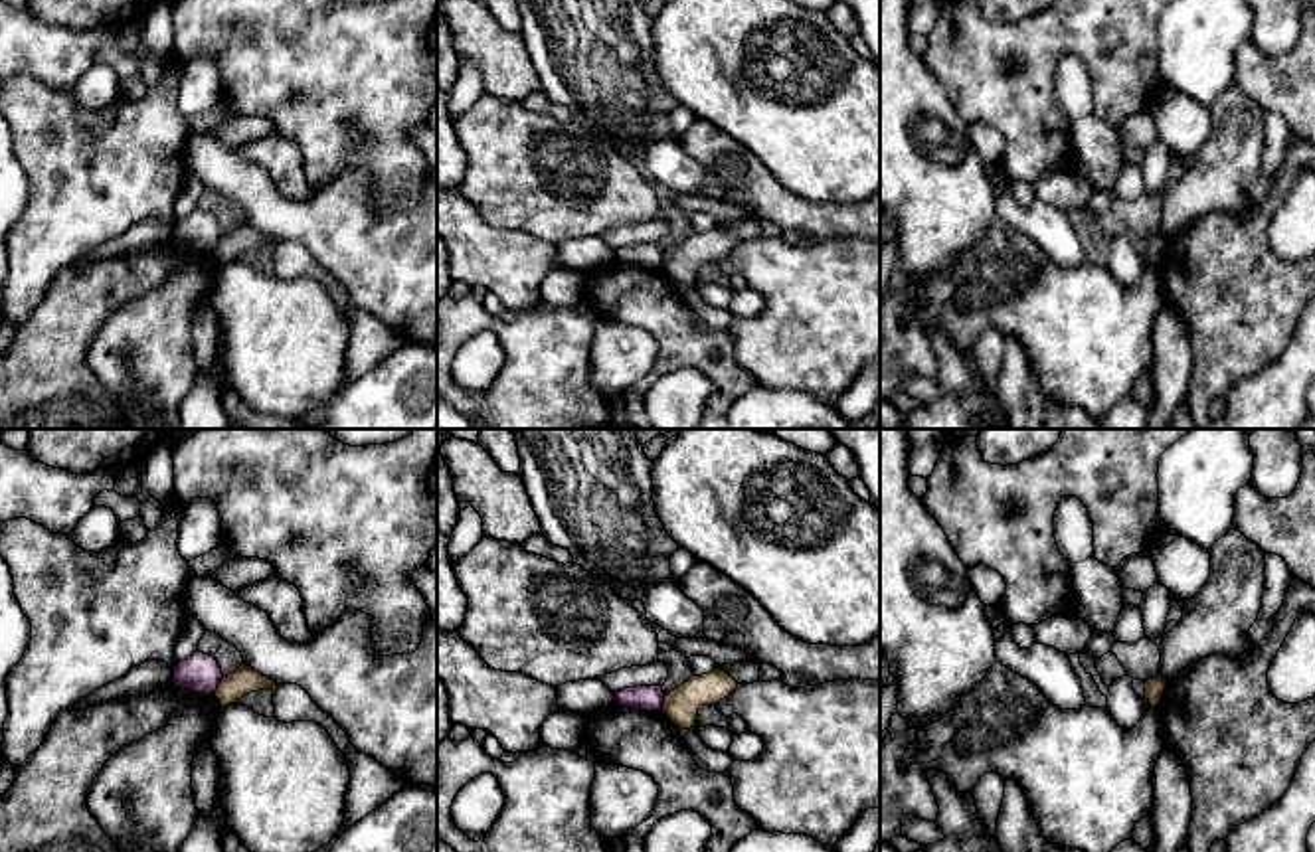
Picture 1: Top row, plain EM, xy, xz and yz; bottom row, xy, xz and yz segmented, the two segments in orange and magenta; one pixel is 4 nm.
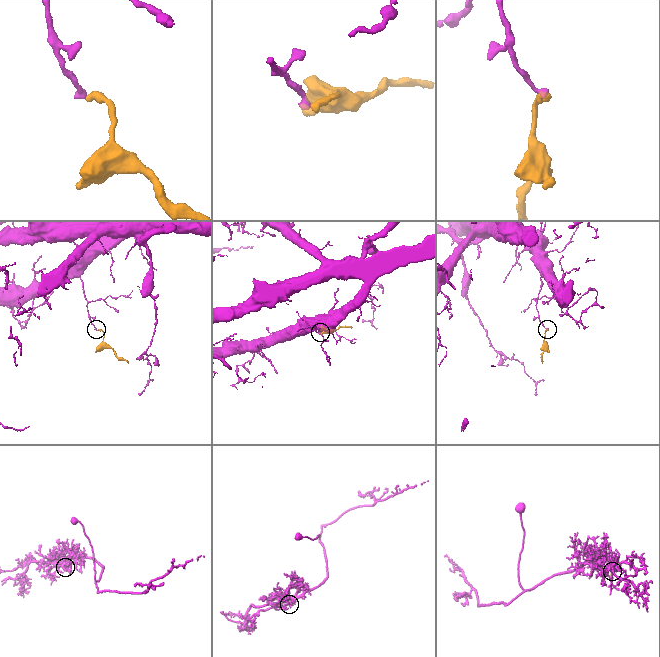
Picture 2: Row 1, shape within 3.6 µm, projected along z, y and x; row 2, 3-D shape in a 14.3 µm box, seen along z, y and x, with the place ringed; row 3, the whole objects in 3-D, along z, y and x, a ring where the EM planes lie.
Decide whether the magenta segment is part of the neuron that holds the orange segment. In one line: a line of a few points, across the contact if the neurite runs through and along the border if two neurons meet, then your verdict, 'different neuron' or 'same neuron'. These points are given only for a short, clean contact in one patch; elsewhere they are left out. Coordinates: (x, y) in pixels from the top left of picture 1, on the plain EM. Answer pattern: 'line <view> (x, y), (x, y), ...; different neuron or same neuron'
line xy (224, 234), (214, 250); different neuron

